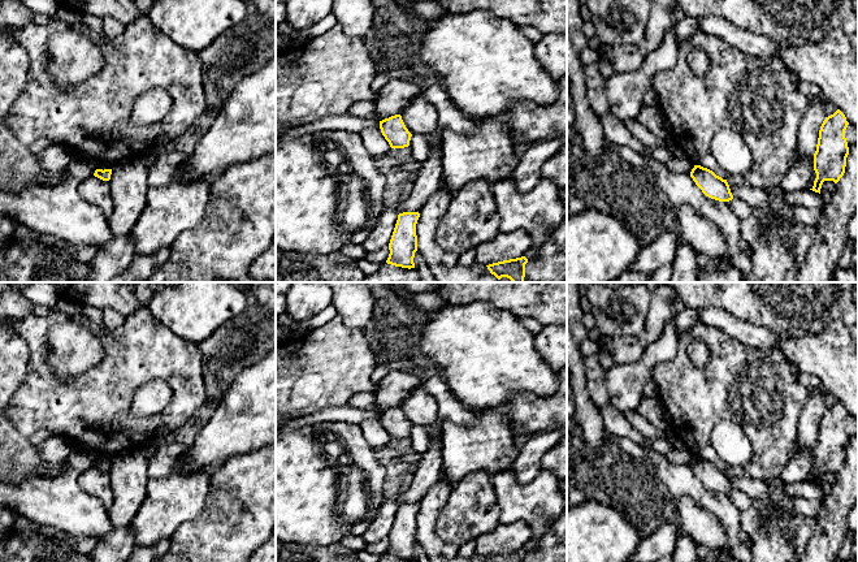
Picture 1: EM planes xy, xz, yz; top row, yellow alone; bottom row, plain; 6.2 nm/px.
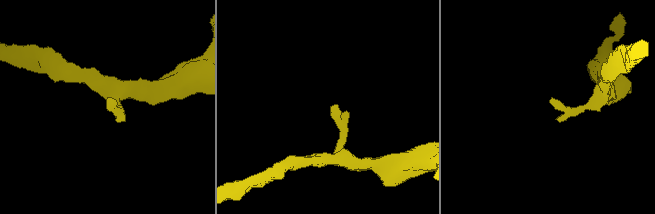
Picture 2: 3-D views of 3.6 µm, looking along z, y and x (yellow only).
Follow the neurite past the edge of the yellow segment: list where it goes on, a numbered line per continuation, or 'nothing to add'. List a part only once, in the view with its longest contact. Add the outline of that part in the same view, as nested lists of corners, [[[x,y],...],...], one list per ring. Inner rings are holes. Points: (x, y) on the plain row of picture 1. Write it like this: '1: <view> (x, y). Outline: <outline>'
nothing to add

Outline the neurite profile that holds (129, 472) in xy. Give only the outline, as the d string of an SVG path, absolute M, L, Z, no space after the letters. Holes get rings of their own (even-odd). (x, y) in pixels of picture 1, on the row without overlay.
M139 451L112 457L109 471L113 503L107 510L114 528L130 527L147 497L148 459Z

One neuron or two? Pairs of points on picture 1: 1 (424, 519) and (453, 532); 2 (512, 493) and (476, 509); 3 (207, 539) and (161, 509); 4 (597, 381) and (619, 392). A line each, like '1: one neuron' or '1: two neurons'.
1: two neurons
2: two neurons
3: two neurons
4: two neurons

